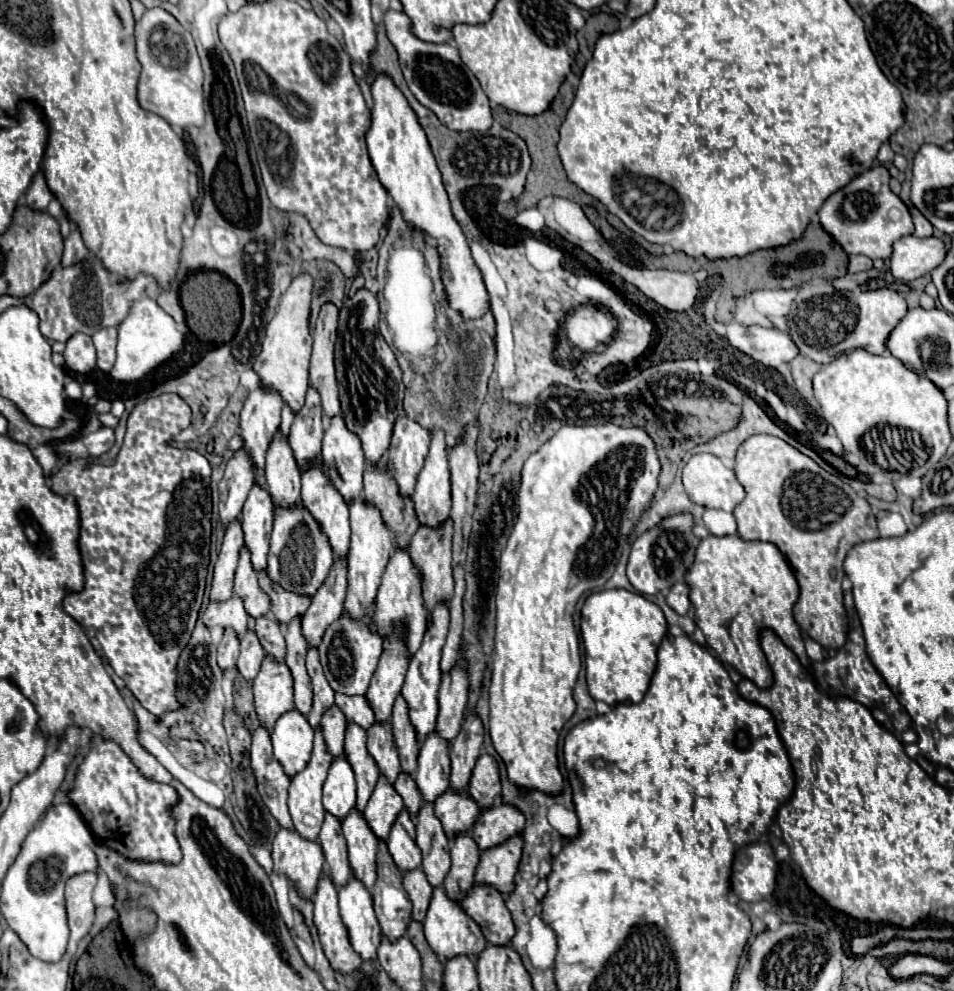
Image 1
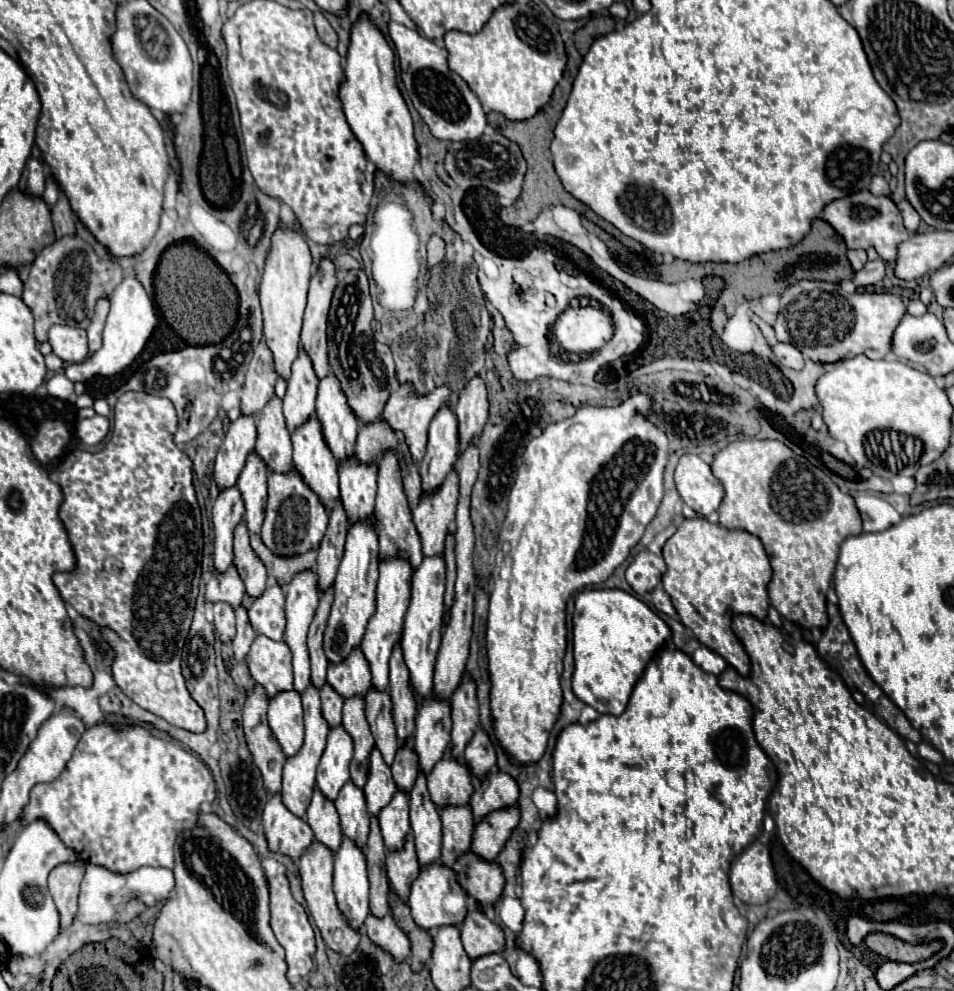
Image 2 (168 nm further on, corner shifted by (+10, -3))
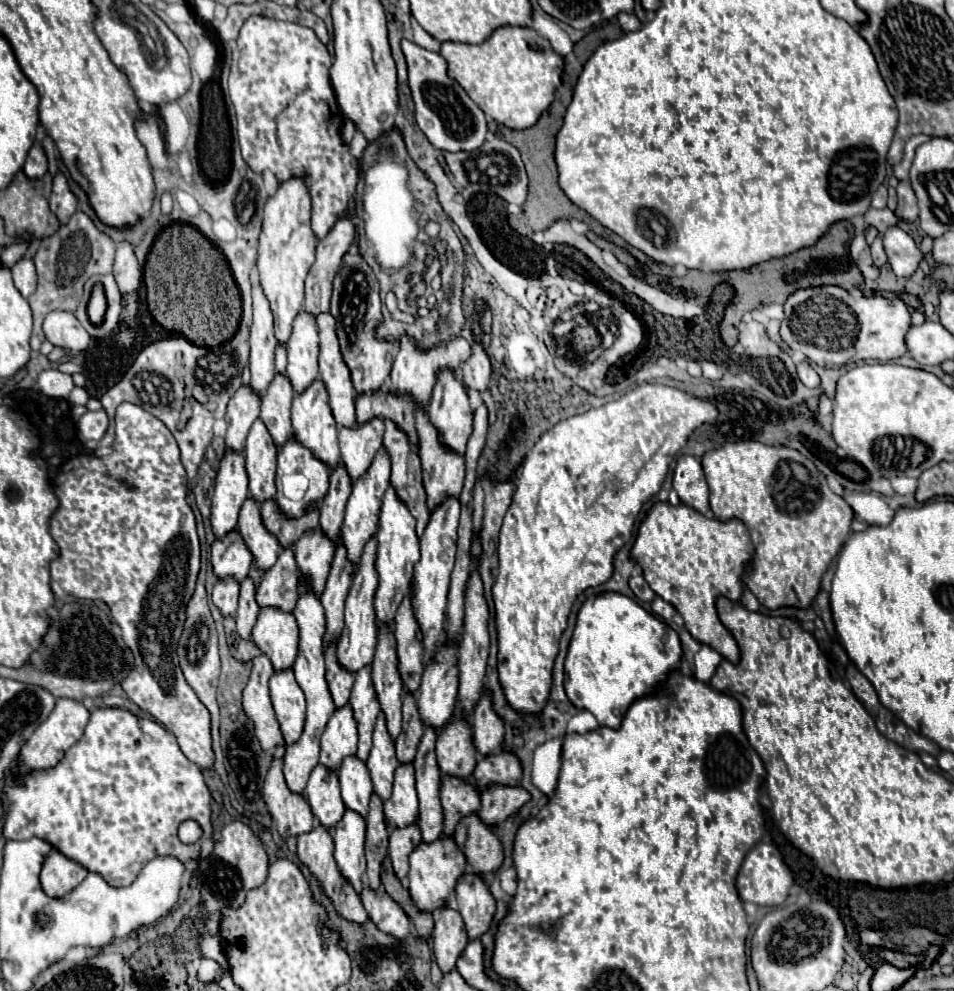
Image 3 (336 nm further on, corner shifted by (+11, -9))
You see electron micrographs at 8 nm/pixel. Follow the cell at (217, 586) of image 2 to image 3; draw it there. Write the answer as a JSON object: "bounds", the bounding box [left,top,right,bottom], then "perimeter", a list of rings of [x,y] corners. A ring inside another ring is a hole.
{"bounds":[211,530,253,582],"perimeter":[[[231,530],[211,544],[211,564],[219,578],[223,578],[223,574],[235,574],[235,578],[241,582],[249,574],[251,562],[253,554],[239,530]]]}

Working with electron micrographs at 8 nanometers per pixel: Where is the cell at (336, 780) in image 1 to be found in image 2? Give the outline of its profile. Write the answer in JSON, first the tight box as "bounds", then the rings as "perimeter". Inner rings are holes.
{"bounds":[316,728,352,802],"perimeter":[[[332,728],[328,734],[328,744],[318,764],[316,788],[334,802],[342,786],[350,780],[348,766],[352,760],[352,738],[344,732],[344,728]]]}

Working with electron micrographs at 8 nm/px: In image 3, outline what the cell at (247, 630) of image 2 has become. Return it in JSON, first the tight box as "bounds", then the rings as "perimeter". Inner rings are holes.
{"bounds":[237,576,259,638],"perimeter":[[[247,576],[241,582],[239,608],[237,608],[237,632],[241,638],[251,638],[251,630],[255,626],[255,618],[259,614],[259,604],[255,600],[255,584]]]}

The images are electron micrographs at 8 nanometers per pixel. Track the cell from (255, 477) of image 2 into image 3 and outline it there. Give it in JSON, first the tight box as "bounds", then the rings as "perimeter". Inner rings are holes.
{"bounds":[245,418,277,502],"perimeter":[[[257,418],[247,434],[245,444],[249,492],[257,502],[275,496],[275,468],[277,468],[277,446],[265,428],[263,420]]]}

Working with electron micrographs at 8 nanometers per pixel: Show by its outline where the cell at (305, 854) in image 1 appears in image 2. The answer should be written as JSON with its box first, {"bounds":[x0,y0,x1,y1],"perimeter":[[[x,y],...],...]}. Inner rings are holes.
{"bounds":[262,794,314,862],"perimeter":[[[280,794],[270,796],[270,800],[264,808],[262,826],[264,826],[268,850],[280,852],[280,854],[288,856],[292,862],[298,862],[314,840],[308,824],[304,820],[292,816],[284,808]]]}

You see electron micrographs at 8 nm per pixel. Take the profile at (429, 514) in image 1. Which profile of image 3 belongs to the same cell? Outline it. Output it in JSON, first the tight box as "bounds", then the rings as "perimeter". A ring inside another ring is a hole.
{"bounds":[427,368,473,454],"perimeter":[[[441,368],[437,372],[437,380],[435,380],[427,410],[429,410],[431,422],[441,432],[441,442],[451,446],[451,450],[463,454],[465,444],[467,444],[471,430],[473,430],[473,410],[471,410],[471,402],[469,402],[469,392],[467,392],[467,388],[457,372],[453,372],[451,368]]]}

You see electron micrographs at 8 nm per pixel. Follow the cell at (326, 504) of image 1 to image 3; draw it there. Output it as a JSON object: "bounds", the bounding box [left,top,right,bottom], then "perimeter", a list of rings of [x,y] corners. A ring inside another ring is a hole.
{"bounds":[291,378,339,466],"perimeter":[[[315,378],[301,394],[295,394],[293,408],[291,408],[291,420],[293,420],[293,432],[299,442],[303,442],[317,458],[323,458],[329,466],[335,466],[339,462],[339,442],[337,442],[337,424],[329,406],[329,394],[325,390],[325,384],[321,378]]]}

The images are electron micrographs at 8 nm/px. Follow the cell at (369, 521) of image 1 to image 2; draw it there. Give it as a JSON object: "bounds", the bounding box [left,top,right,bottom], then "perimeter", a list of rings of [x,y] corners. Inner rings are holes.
{"bounds":[340,458,378,526],"perimeter":[[[354,458],[340,466],[340,500],[348,516],[348,526],[372,520],[376,498],[378,466],[356,464]]]}

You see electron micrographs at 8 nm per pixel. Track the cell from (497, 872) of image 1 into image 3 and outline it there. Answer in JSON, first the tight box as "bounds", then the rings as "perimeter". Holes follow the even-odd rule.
{"bounds":[479,782,531,826],"perimeter":[[[493,782],[481,794],[479,816],[483,818],[483,822],[491,822],[491,826],[501,824],[505,818],[517,812],[529,798],[531,794],[519,784],[507,786],[507,784]]]}

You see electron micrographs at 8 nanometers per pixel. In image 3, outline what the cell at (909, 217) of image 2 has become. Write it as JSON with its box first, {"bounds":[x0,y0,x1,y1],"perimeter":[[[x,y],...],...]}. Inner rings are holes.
{"bounds":[897,180,917,220],"perimeter":[[[905,180],[905,182],[899,182],[897,186],[897,196],[899,196],[899,204],[897,204],[897,216],[901,220],[915,220],[917,218],[917,198],[915,198],[915,192],[911,188],[911,184]]]}

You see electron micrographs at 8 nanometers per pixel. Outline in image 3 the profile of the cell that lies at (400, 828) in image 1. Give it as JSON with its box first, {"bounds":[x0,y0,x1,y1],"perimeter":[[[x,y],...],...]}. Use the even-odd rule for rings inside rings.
{"bounds":[383,762,419,826],"perimeter":[[[413,762],[399,764],[395,770],[393,794],[383,804],[387,814],[387,824],[391,826],[407,826],[407,822],[415,822],[419,814],[419,802],[415,792],[415,768]]]}

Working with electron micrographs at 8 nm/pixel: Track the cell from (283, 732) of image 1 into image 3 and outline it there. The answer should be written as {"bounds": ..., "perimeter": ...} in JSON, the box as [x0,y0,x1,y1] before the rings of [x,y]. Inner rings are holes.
{"bounds":[269,668,305,744],"perimeter":[[[293,668],[275,670],[269,686],[271,686],[273,708],[277,712],[277,720],[281,724],[285,744],[297,742],[299,734],[303,734],[305,696],[293,676]]]}

